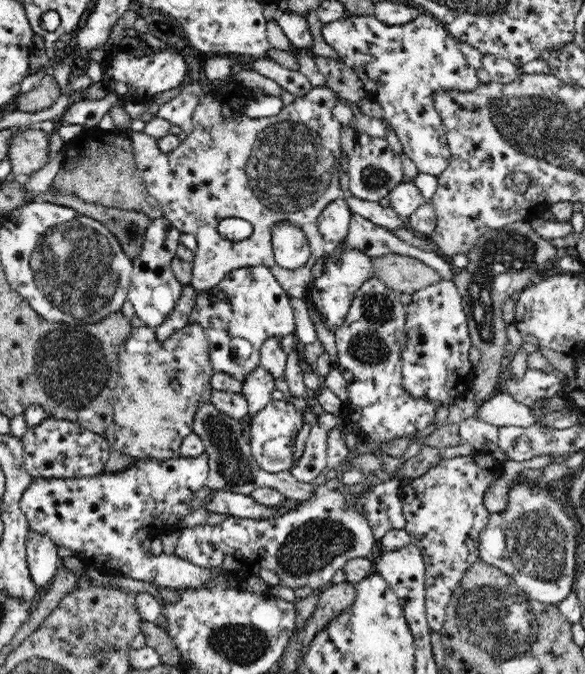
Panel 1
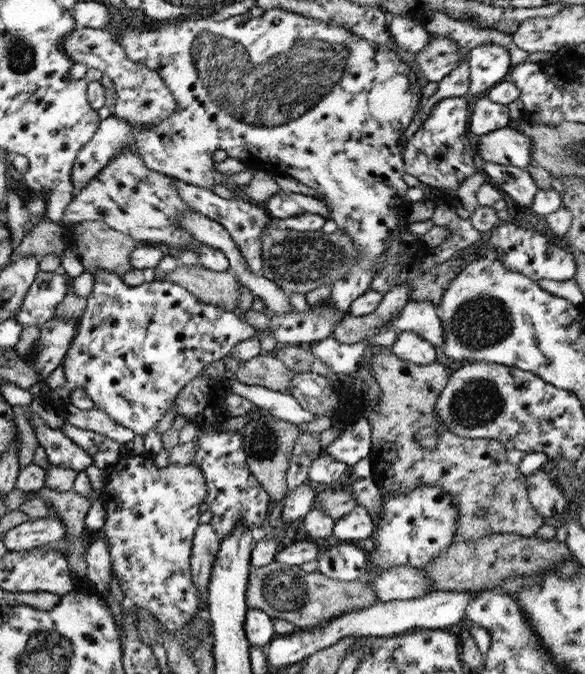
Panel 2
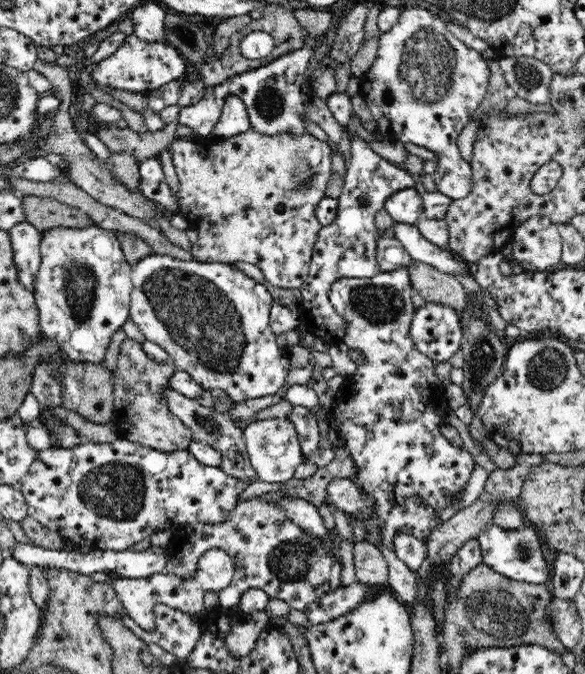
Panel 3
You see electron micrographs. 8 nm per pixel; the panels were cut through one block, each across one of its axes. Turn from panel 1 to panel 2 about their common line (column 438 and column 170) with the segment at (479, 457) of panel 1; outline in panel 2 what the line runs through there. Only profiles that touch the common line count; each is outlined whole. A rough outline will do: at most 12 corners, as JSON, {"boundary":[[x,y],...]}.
{"boundary":[[192,463],[106,469],[101,530],[125,598],[165,630],[205,595],[189,572]]}

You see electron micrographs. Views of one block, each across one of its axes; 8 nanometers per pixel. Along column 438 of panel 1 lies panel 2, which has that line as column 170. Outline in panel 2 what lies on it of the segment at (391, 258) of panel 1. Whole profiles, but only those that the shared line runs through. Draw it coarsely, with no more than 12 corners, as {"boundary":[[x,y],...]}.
{"boundary":[[178,265],[161,281],[229,312],[239,283],[229,271]]}

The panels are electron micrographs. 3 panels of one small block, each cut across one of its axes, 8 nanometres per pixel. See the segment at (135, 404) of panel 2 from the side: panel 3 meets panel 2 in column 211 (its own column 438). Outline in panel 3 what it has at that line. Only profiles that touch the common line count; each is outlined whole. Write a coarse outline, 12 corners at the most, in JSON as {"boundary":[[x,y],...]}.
{"boundary":[[427,302],[410,335],[428,359],[448,362],[461,349],[461,317]]}

